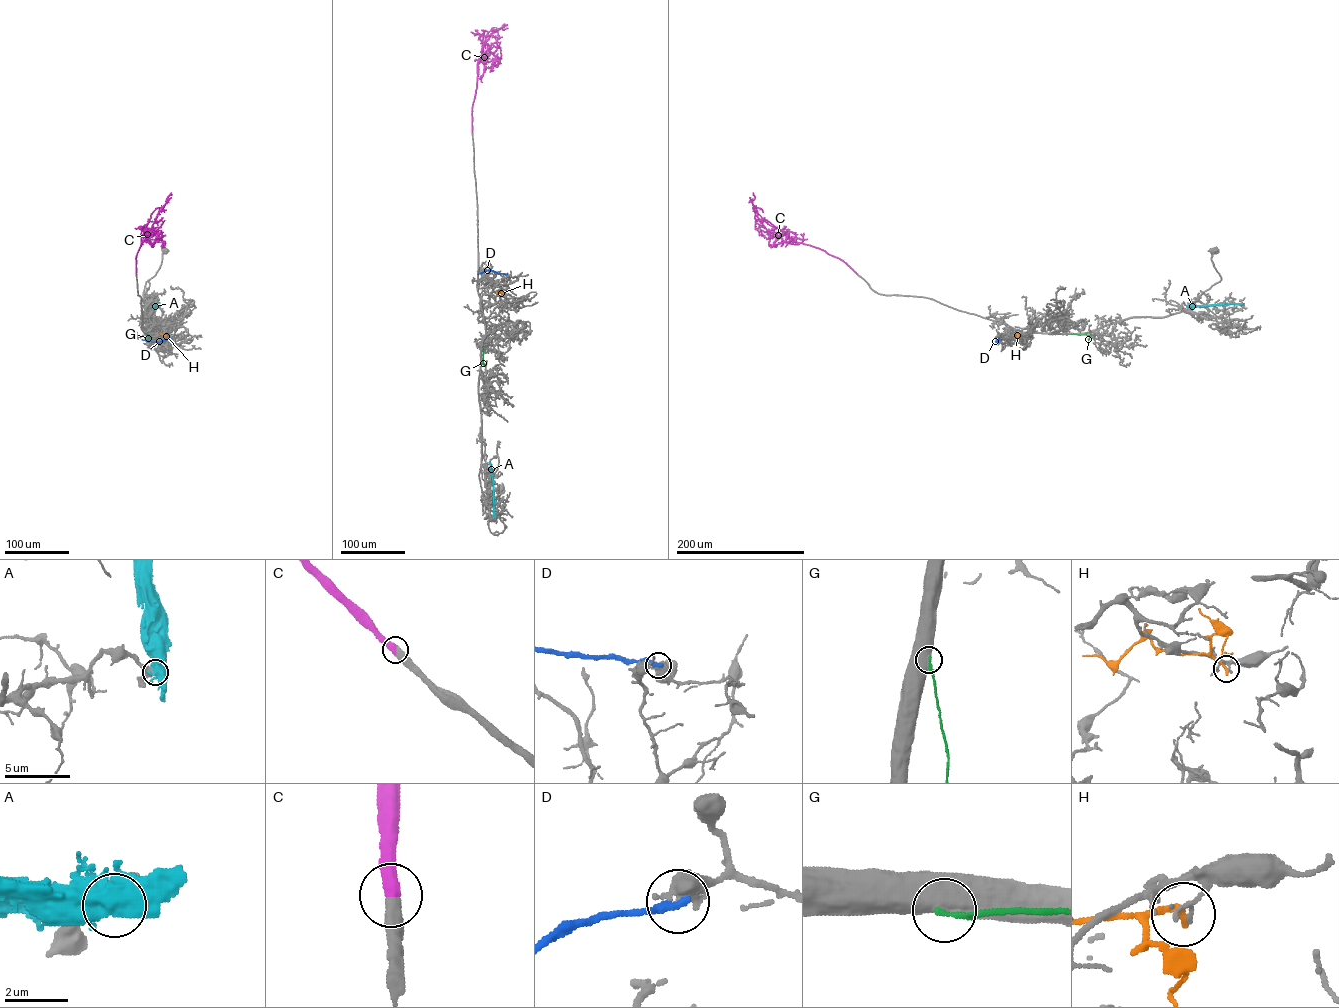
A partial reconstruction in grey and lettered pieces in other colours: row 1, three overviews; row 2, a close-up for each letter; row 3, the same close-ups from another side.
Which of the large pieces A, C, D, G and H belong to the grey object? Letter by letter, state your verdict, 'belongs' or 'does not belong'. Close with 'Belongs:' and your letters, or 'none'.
A: does not belong
C: belongs
D: does not belong
G: does not belong
H: does not belong
Belongs: C

